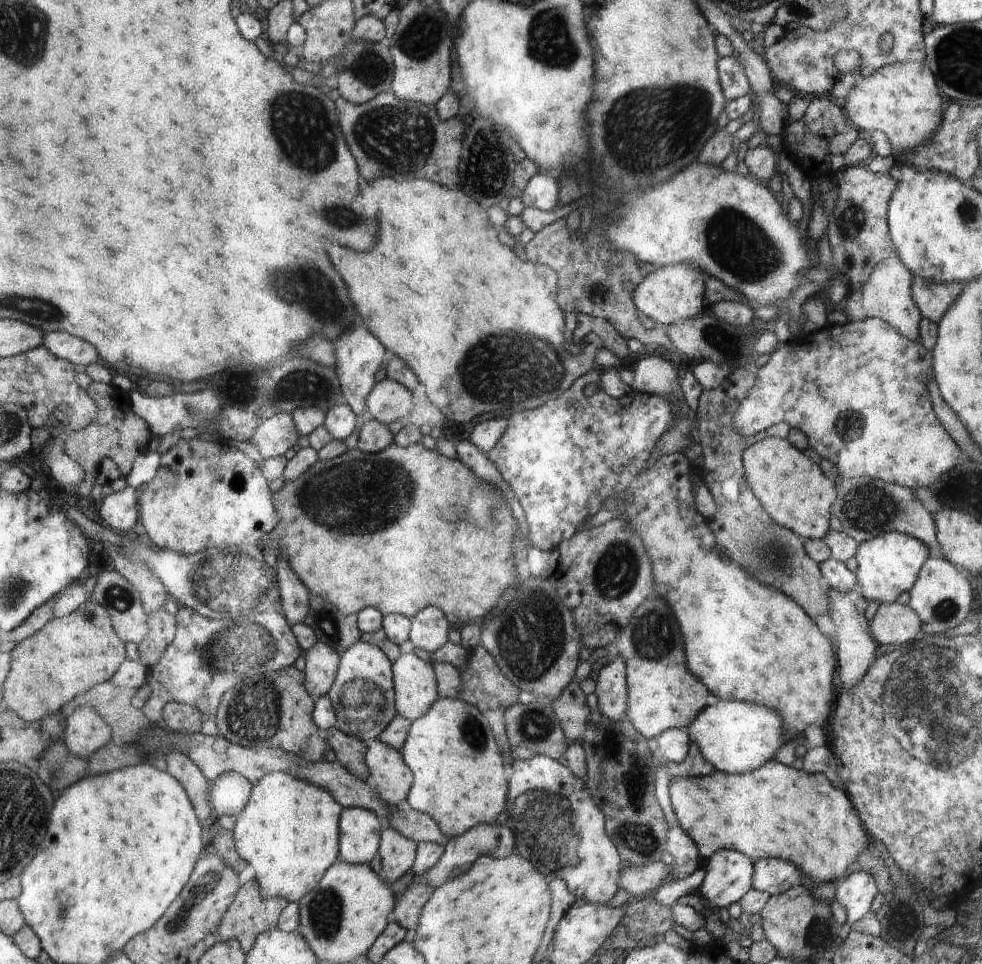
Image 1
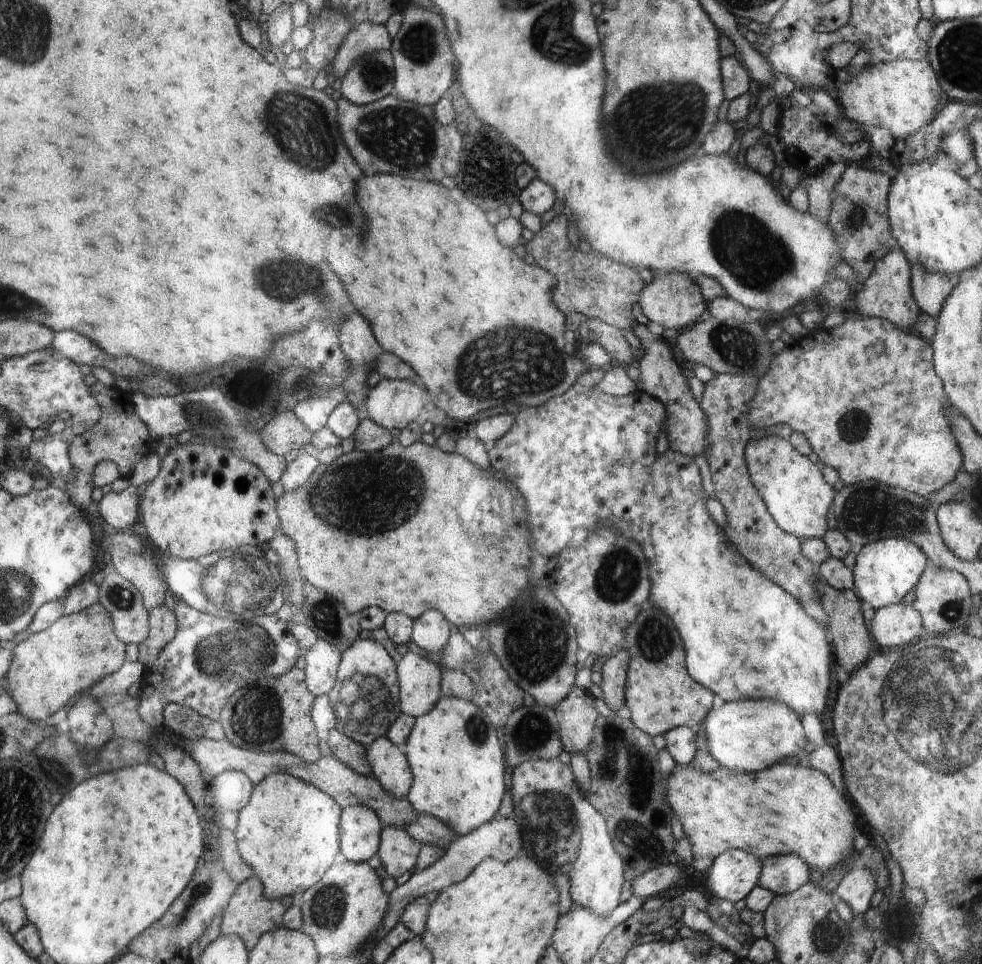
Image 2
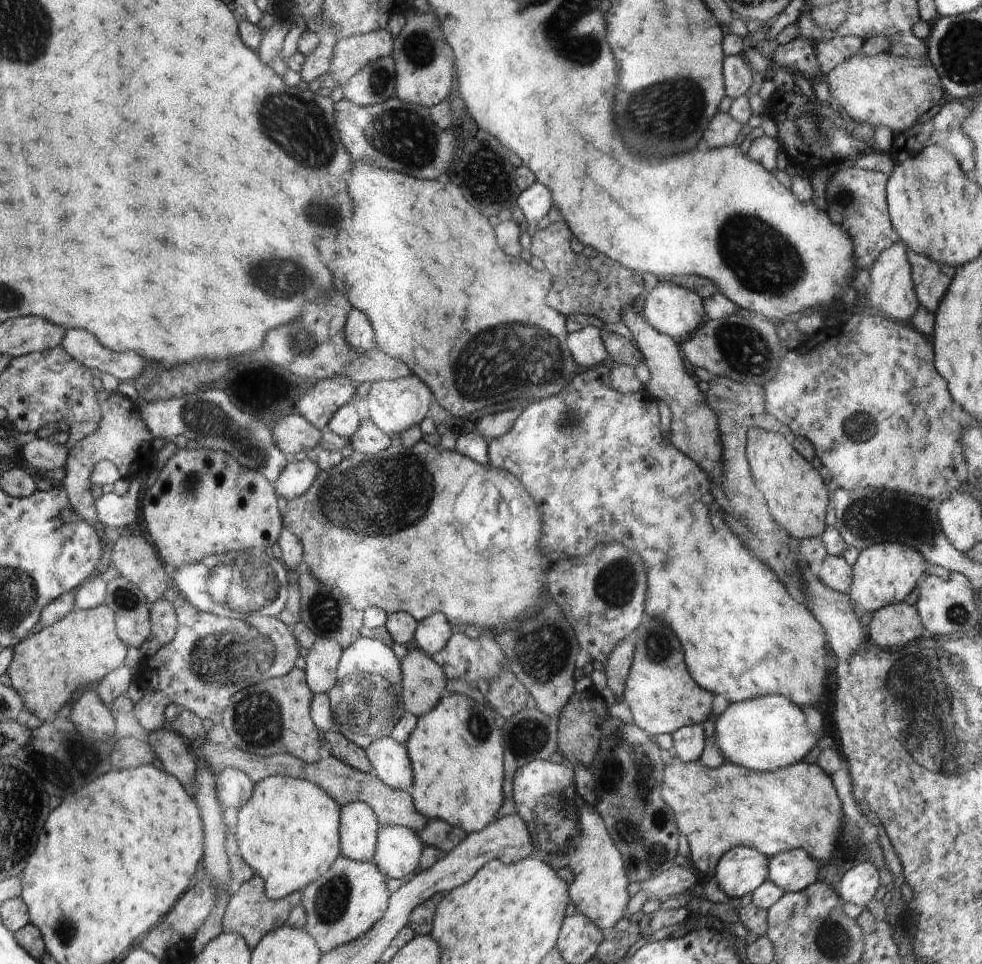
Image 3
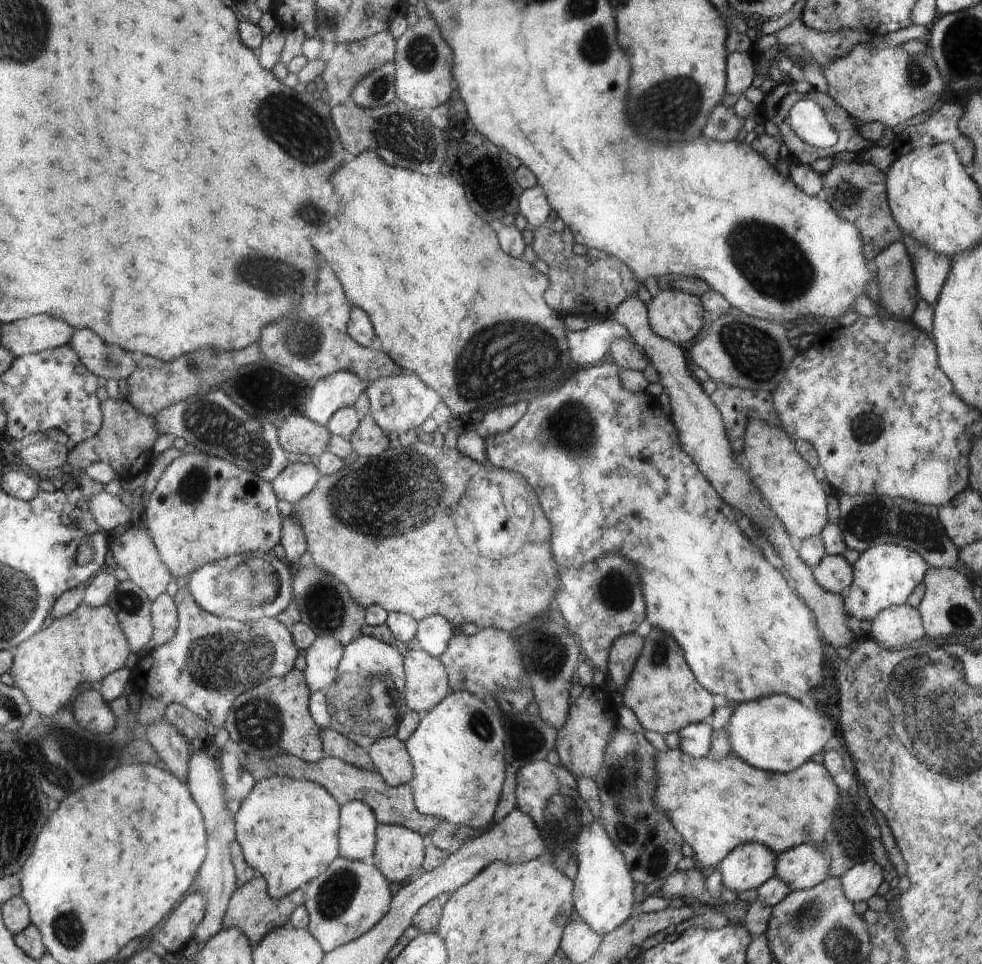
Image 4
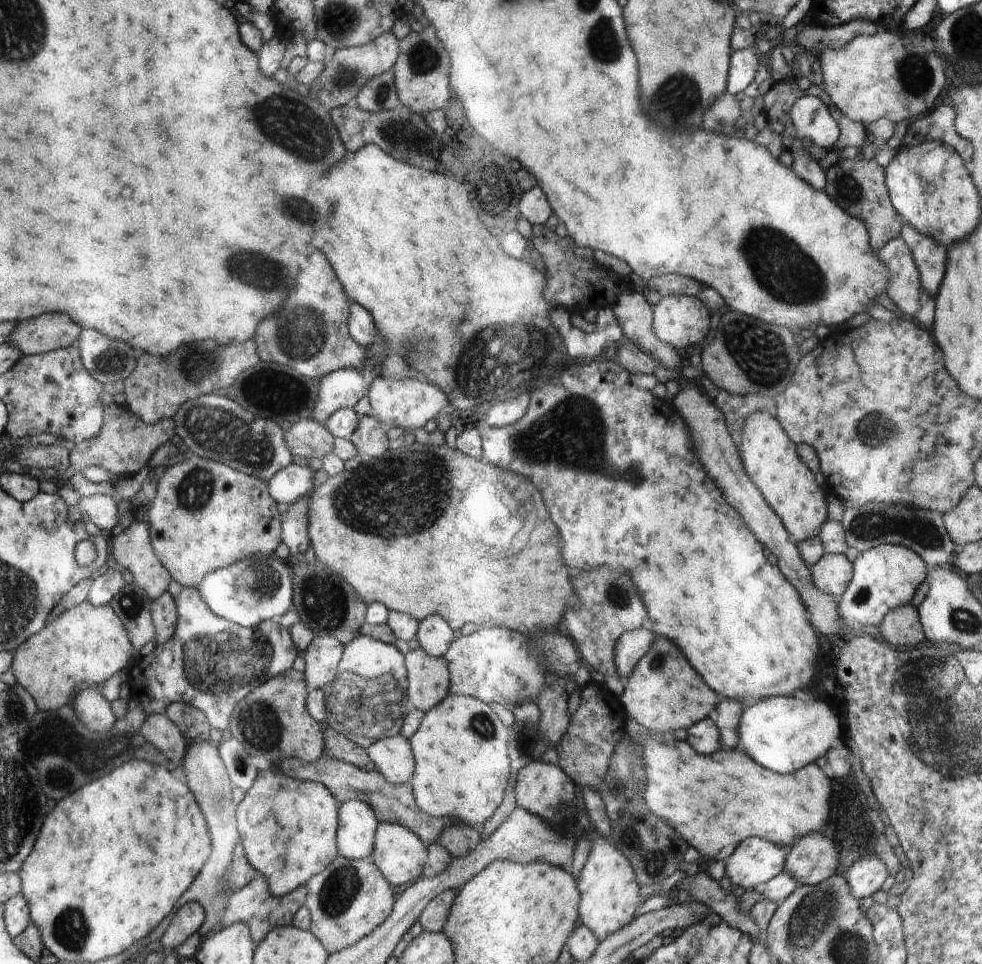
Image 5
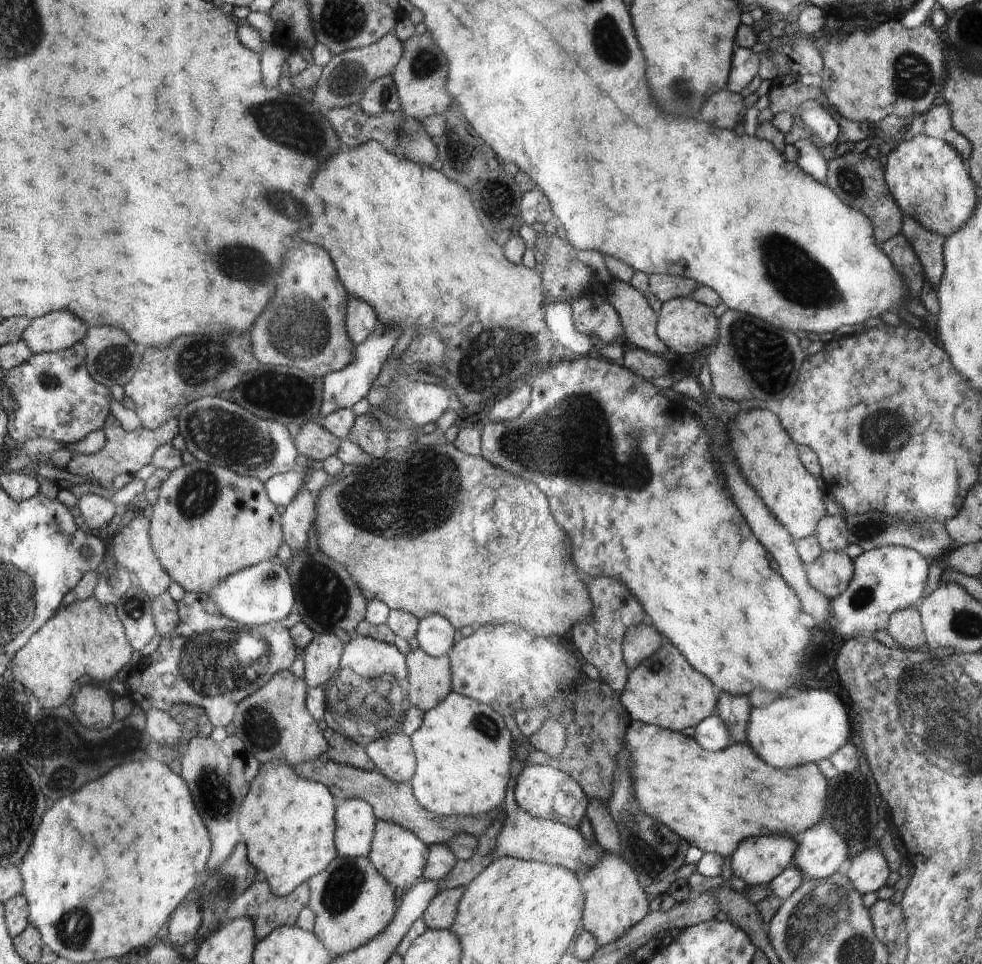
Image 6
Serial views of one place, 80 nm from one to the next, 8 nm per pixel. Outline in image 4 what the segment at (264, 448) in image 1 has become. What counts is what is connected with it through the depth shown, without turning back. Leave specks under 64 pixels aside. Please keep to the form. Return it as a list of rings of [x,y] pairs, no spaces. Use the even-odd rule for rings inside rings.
[[[293,415],[278,428],[281,446],[286,452],[299,455],[303,460],[327,450],[328,431],[303,415]]]

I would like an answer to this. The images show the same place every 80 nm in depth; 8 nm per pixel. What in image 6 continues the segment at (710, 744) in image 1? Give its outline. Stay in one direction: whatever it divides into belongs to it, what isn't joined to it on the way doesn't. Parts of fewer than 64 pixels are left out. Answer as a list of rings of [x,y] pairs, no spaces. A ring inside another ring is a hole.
[[[804,690],[798,698],[778,698],[766,708],[754,708],[747,726],[750,746],[774,768],[790,768],[830,758],[850,741],[854,724],[840,697],[828,690]]]

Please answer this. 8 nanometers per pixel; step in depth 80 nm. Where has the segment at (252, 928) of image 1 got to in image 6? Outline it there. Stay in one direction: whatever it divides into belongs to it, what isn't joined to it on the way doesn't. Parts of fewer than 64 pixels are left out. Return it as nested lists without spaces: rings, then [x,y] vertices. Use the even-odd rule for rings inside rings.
[[[260,878],[248,890],[244,891],[233,903],[229,904],[226,912],[226,920],[237,919],[238,917],[248,917],[254,921],[254,928],[257,929],[258,940],[268,938],[278,927],[294,927],[300,918],[300,912],[309,906],[311,890],[309,884],[302,883],[300,887],[292,891],[289,895],[279,897],[272,891],[272,886],[265,878]]]

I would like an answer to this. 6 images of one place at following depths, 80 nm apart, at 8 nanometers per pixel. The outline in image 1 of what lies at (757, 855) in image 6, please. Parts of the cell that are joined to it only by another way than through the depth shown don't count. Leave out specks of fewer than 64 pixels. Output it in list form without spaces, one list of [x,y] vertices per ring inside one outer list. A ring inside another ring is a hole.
[[[718,850],[706,862],[706,876],[700,886],[700,895],[708,904],[720,909],[738,903],[752,889],[752,862],[750,858],[732,852]]]

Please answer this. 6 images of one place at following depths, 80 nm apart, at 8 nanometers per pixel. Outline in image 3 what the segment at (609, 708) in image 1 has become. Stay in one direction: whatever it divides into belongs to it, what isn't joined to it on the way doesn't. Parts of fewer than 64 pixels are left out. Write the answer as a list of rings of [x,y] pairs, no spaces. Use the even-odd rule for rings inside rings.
[[[622,640],[621,643],[613,649],[612,655],[605,664],[605,674],[608,679],[607,687],[618,697],[625,692],[634,658],[635,642]]]

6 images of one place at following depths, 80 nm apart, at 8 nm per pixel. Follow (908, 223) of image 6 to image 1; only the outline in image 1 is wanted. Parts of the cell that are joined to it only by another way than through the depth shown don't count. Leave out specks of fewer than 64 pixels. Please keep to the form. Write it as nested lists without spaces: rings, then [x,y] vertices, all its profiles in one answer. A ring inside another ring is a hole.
[[[913,276],[912,299],[917,305],[923,318],[940,322],[946,314],[946,310],[952,306],[958,296],[962,296],[965,284],[938,284],[938,282],[926,282],[922,276]]]

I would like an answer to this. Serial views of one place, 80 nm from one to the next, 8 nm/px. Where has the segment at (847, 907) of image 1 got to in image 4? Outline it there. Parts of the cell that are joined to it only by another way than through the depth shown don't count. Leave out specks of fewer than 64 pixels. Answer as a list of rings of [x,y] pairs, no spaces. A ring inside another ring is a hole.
[[[873,859],[856,864],[842,877],[842,892],[850,902],[867,902],[884,881],[882,868]]]

